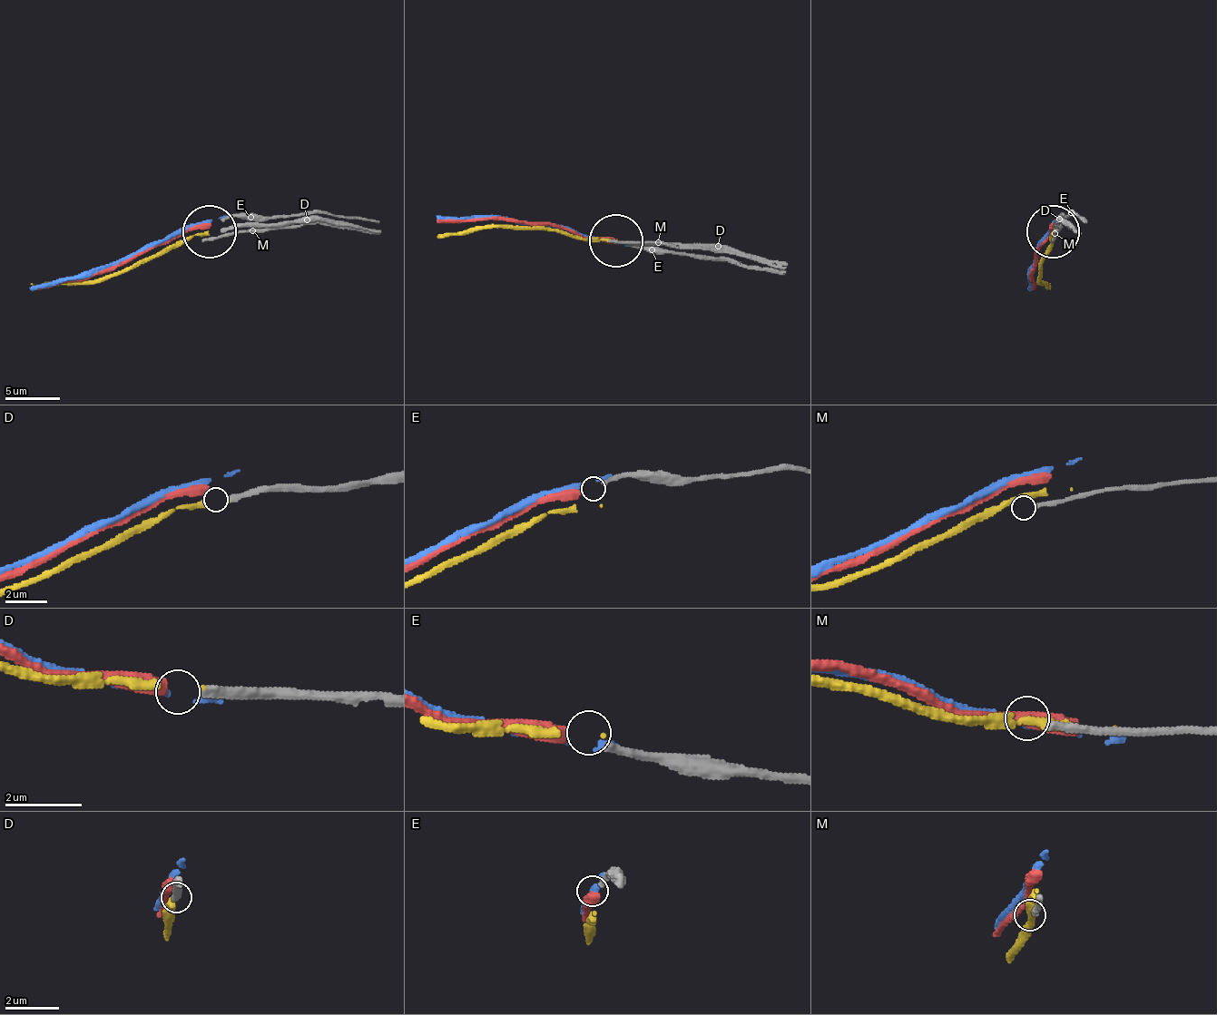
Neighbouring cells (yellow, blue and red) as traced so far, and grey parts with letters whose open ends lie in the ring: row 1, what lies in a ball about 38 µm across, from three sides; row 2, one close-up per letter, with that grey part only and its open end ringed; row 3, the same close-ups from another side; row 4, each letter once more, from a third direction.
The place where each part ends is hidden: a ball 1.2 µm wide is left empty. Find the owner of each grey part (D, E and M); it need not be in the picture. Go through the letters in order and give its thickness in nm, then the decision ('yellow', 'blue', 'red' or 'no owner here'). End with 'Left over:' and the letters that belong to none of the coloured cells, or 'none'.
D: 280 nm thick; yellow
E: 200 nm thick; red
M: 200 nm thick; no owner here
Left over: M

